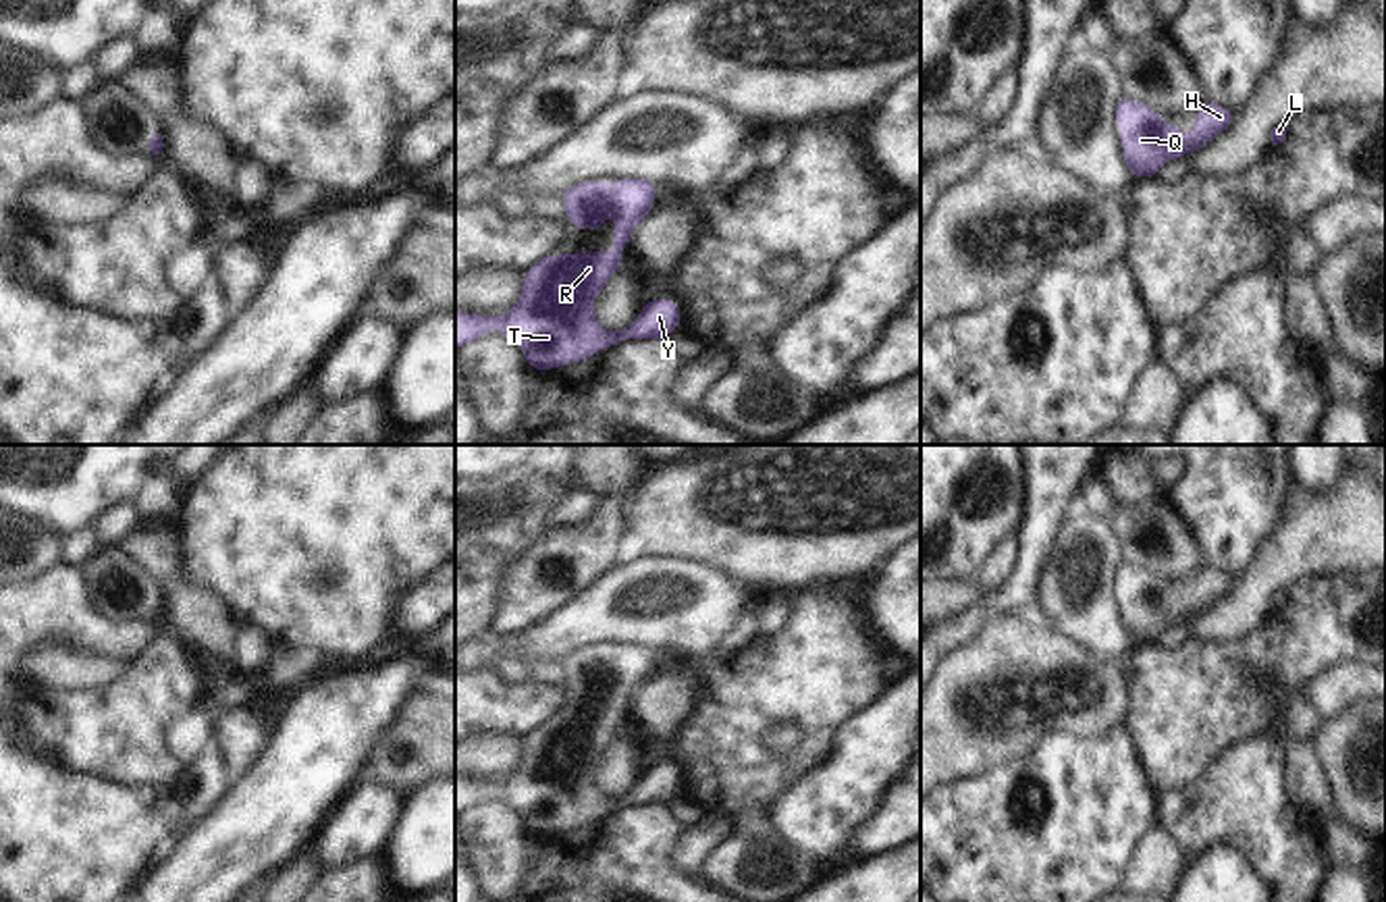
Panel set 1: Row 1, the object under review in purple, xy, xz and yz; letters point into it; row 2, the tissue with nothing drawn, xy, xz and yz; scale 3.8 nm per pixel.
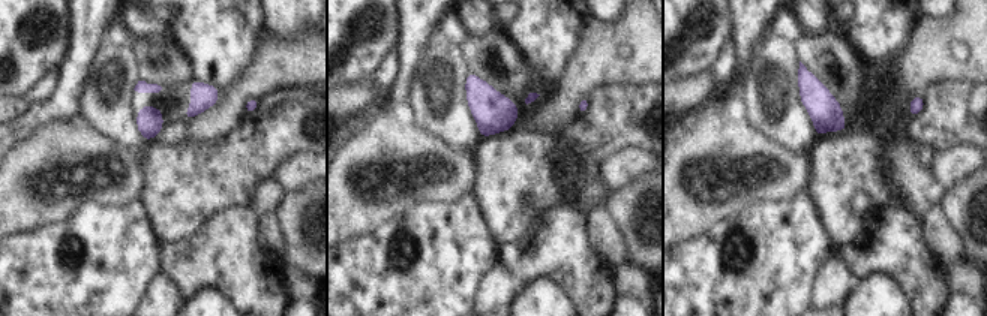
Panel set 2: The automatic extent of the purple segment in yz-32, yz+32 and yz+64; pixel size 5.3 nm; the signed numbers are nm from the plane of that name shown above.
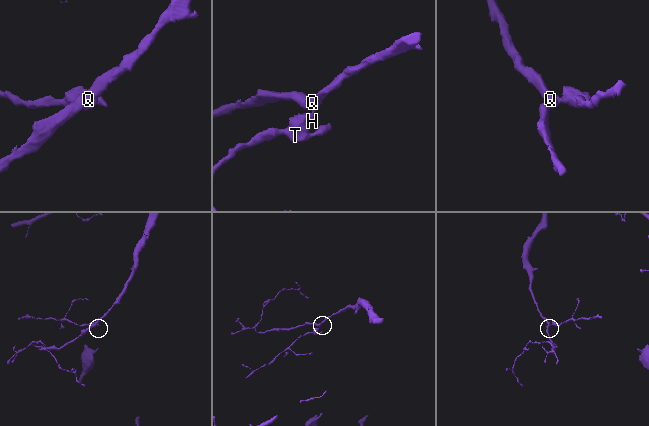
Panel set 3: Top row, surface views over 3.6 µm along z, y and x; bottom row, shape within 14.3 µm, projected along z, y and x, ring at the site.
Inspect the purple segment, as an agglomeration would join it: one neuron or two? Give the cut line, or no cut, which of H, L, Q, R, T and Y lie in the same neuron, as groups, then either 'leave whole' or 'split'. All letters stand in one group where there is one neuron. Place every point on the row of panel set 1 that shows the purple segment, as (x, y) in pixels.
cut none; groups H L Q R T Y; leave whole

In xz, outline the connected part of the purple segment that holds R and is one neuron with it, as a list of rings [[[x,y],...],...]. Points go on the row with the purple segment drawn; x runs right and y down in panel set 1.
[[[621,177],[609,181],[580,181],[561,193],[565,220],[580,231],[601,231],[605,218],[615,218],[615,245],[607,251],[542,256],[528,268],[528,278],[522,281],[522,291],[515,306],[505,316],[455,312],[455,349],[484,337],[488,330],[499,330],[513,339],[532,370],[547,372],[603,353],[607,347],[630,339],[669,339],[682,326],[682,310],[671,297],[646,299],[640,316],[621,330],[605,330],[594,312],[592,297],[601,297],[607,281],[621,268],[623,247],[632,241],[636,224],[652,212],[657,183],[644,179]]]

